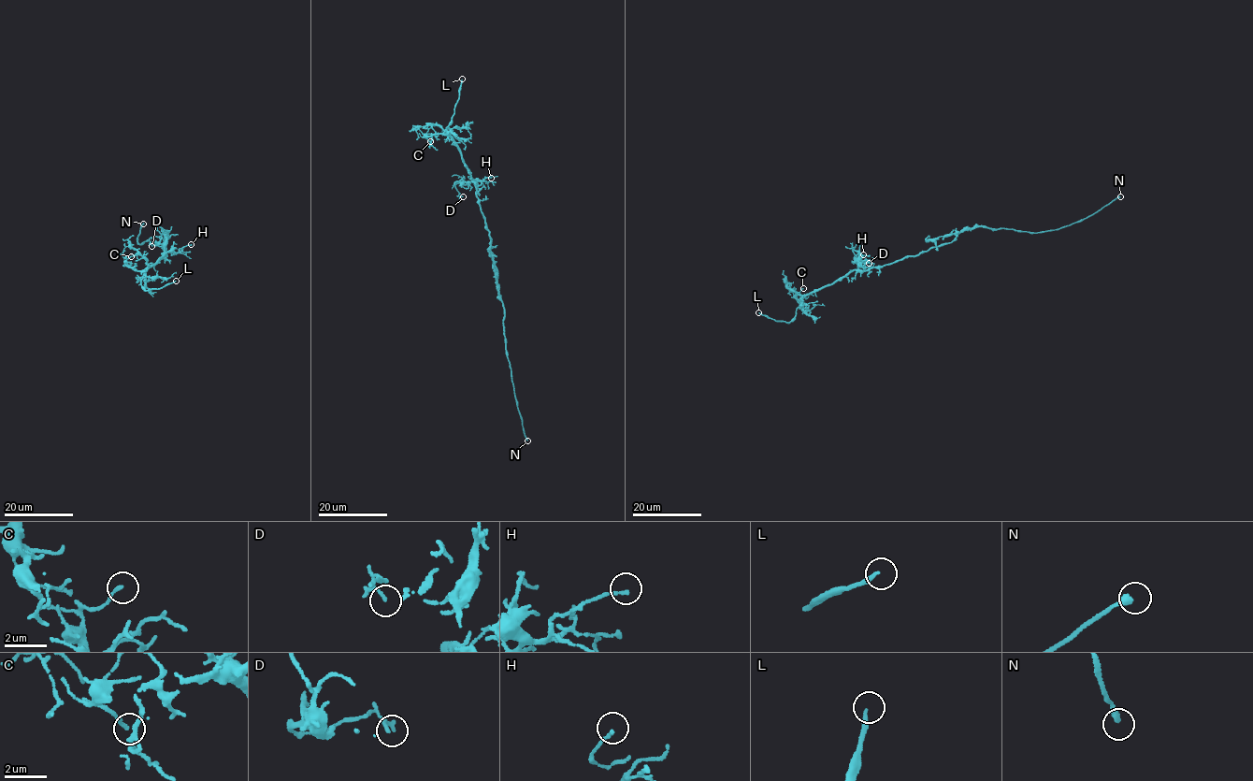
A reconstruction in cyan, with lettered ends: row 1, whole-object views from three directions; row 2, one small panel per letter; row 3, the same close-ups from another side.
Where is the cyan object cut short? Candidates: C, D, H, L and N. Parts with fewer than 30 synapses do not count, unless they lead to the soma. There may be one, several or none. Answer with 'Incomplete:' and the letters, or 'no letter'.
Incomplete: L, N

